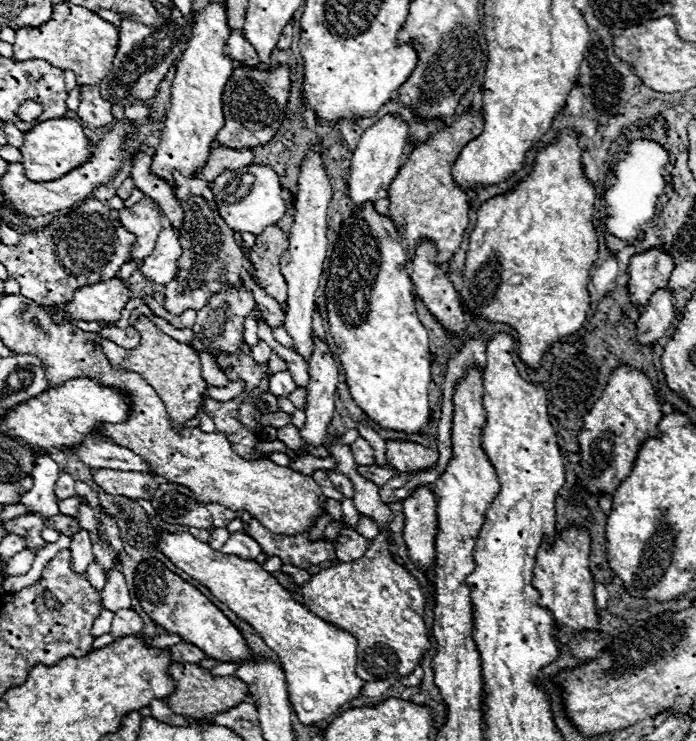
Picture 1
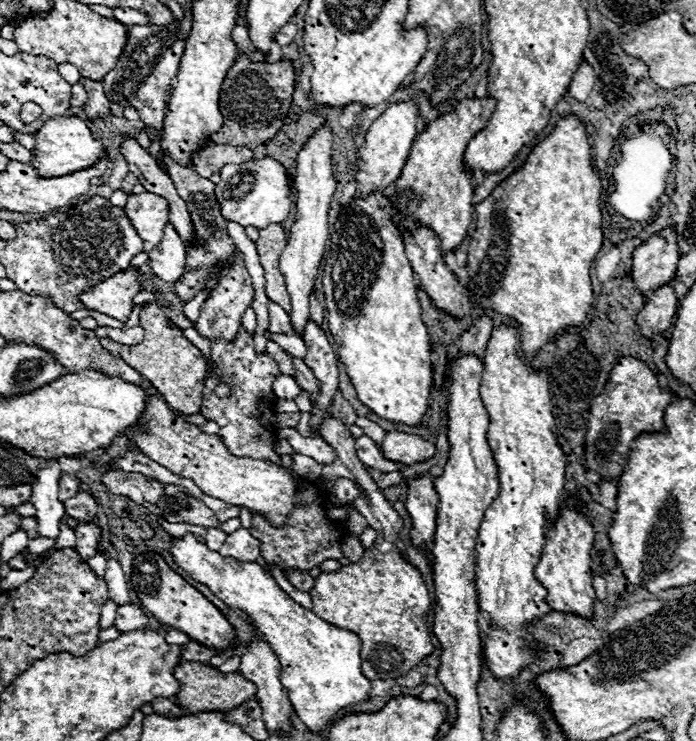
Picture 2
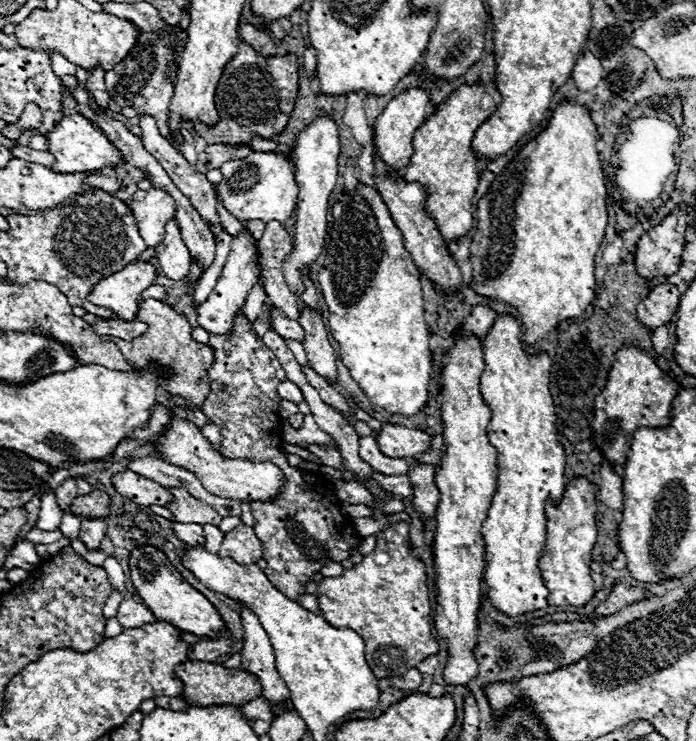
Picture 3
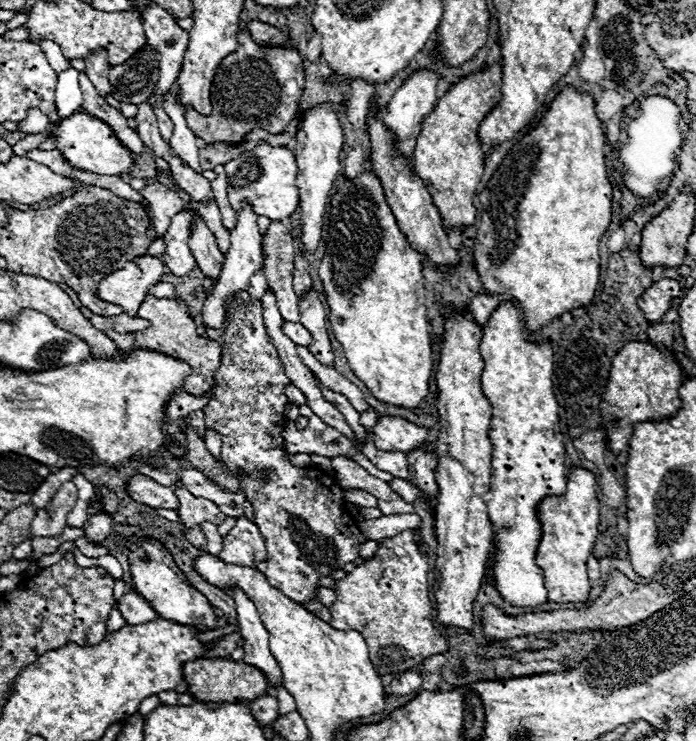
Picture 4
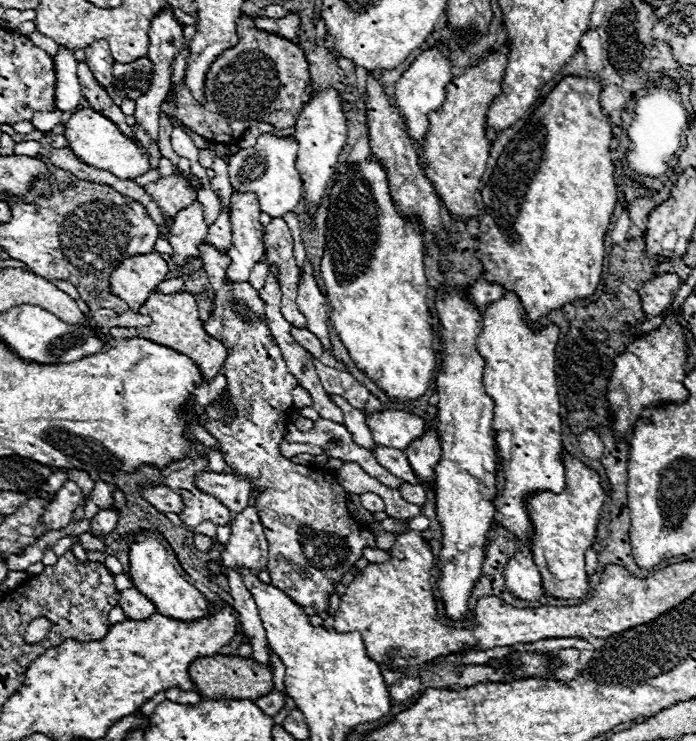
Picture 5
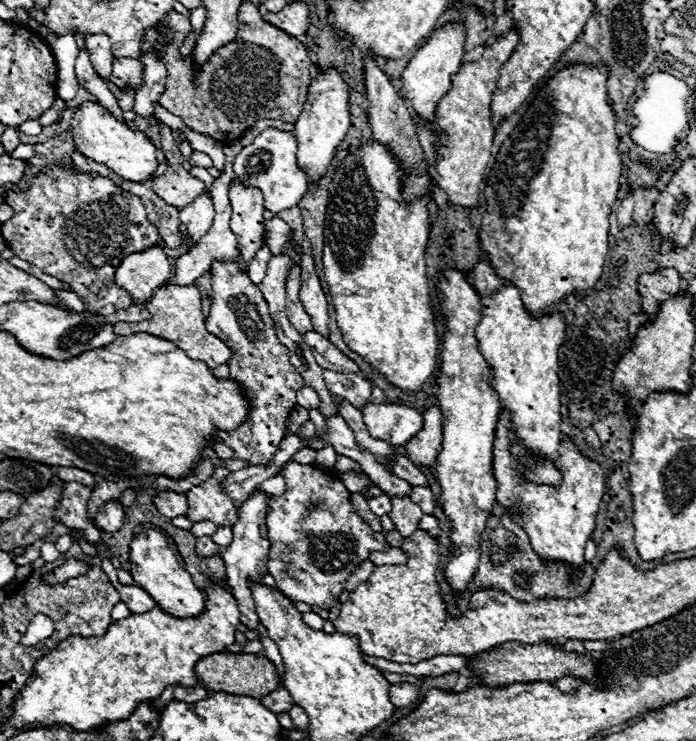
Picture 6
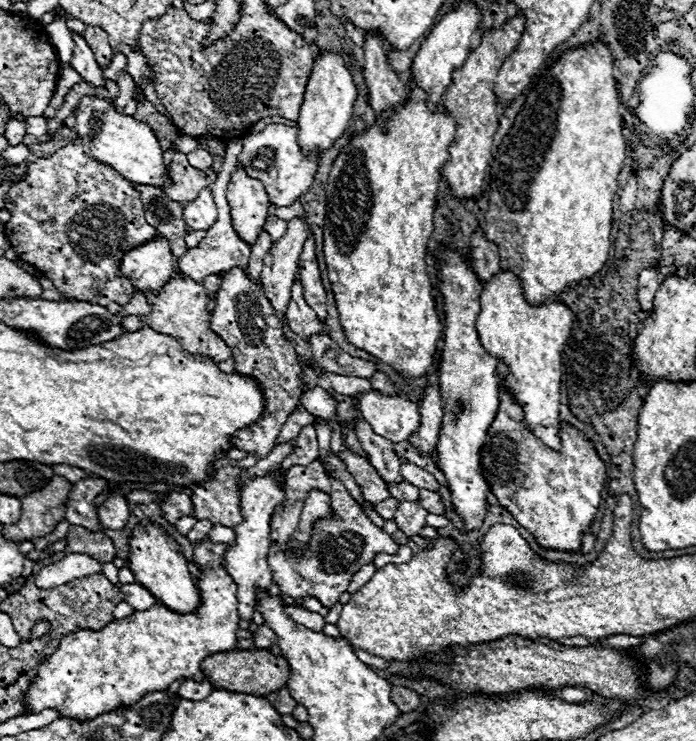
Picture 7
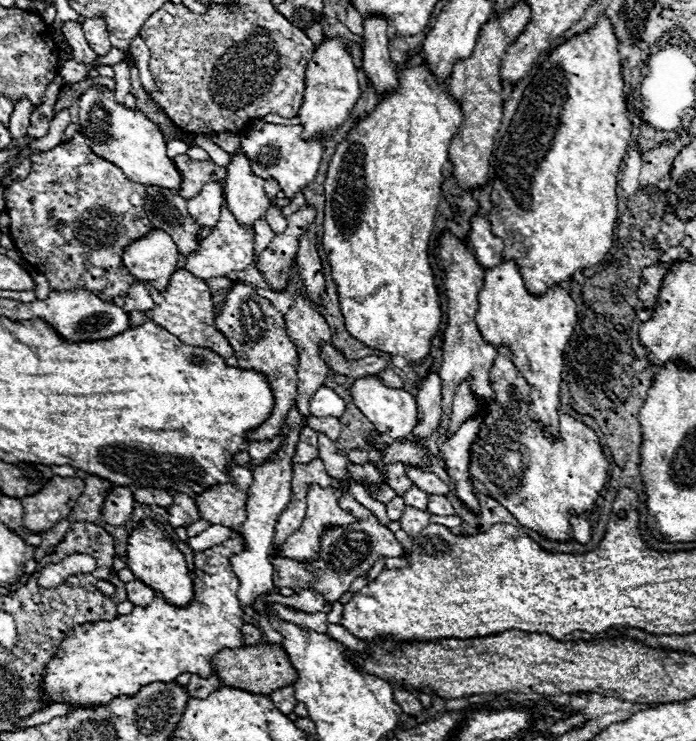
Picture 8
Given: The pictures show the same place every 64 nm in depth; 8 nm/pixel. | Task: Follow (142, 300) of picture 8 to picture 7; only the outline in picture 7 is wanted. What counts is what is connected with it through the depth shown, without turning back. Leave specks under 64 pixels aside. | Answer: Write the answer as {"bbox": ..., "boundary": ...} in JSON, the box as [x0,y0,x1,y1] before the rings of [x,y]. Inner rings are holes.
{"bbox":[108,292,152,318],"boundary":[[[134,292],[132,300],[126,306],[110,304],[108,310],[112,314],[120,314],[120,318],[124,318],[124,316],[140,316],[142,318],[142,316],[148,316],[152,308],[150,308],[150,304],[148,304],[148,300],[146,300],[146,296],[142,292]]]}

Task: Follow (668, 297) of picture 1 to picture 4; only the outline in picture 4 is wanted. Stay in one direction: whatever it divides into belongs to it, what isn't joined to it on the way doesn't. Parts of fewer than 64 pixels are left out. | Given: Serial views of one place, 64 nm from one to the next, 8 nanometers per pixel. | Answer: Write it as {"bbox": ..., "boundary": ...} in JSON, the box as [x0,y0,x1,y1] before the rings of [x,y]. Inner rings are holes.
{"bbox":[638,278,680,324],"boundary":[[[670,278],[658,280],[640,296],[638,308],[644,312],[644,318],[650,324],[654,324],[672,308],[672,302],[678,294],[680,294],[680,284],[676,280]]]}

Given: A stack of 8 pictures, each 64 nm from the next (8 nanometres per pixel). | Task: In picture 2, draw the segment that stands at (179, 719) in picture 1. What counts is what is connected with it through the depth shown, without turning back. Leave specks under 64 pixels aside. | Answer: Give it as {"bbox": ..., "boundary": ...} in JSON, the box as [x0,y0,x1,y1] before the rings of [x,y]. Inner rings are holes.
{"bbox":[150,698,186,717],"boundary":[[[154,698],[150,704],[152,704],[154,712],[162,714],[162,716],[180,717],[186,713],[178,704],[174,704],[174,700],[170,700],[170,698]]]}

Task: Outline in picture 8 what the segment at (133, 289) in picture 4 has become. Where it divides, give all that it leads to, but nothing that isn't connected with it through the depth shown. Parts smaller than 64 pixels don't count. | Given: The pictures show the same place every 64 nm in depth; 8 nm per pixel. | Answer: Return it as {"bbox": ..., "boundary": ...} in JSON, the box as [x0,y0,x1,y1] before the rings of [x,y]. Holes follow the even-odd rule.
{"bbox":[122,230,180,292],"boundary":[[[152,230],[146,238],[132,242],[122,256],[124,266],[138,282],[152,282],[154,288],[162,292],[176,272],[180,254],[166,232]]]}

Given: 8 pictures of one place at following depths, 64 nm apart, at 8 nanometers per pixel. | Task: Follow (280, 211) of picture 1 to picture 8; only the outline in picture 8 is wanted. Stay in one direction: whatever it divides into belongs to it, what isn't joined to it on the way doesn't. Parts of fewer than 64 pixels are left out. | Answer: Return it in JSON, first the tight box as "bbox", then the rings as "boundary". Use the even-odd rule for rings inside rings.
{"bbox":[240,124,322,198],"boundary":[[[266,124],[262,130],[244,132],[240,138],[240,150],[250,160],[252,172],[264,180],[276,180],[284,198],[294,198],[296,192],[304,190],[320,168],[322,160],[322,140],[302,140],[302,126],[282,126],[282,124]]]}

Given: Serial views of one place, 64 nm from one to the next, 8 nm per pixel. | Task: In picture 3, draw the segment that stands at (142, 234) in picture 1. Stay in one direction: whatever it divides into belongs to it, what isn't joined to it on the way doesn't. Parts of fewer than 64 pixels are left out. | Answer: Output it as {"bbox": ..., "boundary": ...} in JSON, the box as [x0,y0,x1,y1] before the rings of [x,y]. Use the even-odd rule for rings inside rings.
{"bbox":[128,188,176,248],"boundary":[[[150,188],[138,190],[128,206],[132,206],[132,214],[136,214],[136,224],[140,226],[140,234],[144,234],[148,248],[158,246],[166,234],[166,222],[172,220],[176,212],[174,200],[166,192]]]}

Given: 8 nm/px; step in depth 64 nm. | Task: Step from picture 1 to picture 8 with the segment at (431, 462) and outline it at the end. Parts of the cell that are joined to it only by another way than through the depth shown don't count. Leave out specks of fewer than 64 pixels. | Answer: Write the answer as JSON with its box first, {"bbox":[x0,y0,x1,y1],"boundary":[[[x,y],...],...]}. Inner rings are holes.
{"bbox":[350,376,418,440],"boundary":[[[366,376],[366,378],[354,380],[350,392],[352,392],[354,404],[360,408],[360,412],[374,424],[374,428],[380,434],[390,436],[392,440],[406,438],[414,430],[414,426],[418,424],[416,398],[412,394],[408,394],[406,390],[390,390],[390,388],[386,388],[378,380],[378,376]]]}

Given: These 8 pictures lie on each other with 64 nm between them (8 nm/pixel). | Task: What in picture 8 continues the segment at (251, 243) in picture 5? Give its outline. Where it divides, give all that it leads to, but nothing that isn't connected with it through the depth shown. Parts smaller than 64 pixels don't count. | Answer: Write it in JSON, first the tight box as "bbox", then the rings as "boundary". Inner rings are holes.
{"bbox":[224,152,270,228],"boundary":[[[242,152],[228,164],[224,194],[228,208],[234,218],[240,220],[240,226],[252,228],[254,222],[268,212],[270,200],[264,192],[264,180],[252,174],[250,162]]]}

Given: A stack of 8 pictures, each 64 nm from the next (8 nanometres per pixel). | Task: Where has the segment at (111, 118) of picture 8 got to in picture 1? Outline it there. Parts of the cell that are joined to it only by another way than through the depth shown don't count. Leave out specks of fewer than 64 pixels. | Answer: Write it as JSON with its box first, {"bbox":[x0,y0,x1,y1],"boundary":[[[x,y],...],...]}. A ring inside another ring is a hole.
{"bbox":[18,118,90,182],"boundary":[[[56,118],[56,120],[46,120],[42,124],[36,124],[34,130],[24,132],[24,144],[18,150],[22,152],[26,178],[30,178],[32,182],[50,182],[68,174],[72,168],[88,160],[90,140],[84,136],[84,128],[78,120]]]}

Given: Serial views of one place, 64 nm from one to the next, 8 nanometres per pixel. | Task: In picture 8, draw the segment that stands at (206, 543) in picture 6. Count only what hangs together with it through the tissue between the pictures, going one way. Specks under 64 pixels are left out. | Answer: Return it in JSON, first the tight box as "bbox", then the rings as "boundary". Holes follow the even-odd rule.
{"bbox":[42,530,244,708],"boundary":[[[232,530],[232,538],[212,546],[208,550],[196,552],[194,556],[194,600],[192,606],[178,608],[168,604],[162,596],[156,596],[148,606],[134,606],[134,610],[128,616],[118,616],[112,622],[96,622],[96,624],[82,624],[68,632],[68,636],[62,640],[60,648],[44,668],[42,678],[42,690],[44,696],[52,704],[68,704],[74,708],[96,708],[102,704],[112,702],[118,696],[136,696],[142,686],[148,686],[152,682],[174,682],[182,672],[198,674],[200,678],[212,676],[210,658],[218,654],[224,648],[240,648],[242,646],[242,634],[240,628],[244,626],[242,616],[244,610],[240,608],[240,600],[236,596],[238,592],[238,578],[234,576],[230,568],[230,556],[242,550],[242,536]]]}

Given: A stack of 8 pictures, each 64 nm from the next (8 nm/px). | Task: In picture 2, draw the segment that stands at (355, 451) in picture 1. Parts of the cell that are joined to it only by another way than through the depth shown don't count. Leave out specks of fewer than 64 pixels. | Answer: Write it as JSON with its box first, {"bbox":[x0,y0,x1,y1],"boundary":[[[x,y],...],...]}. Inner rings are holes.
{"bbox":[356,436,404,472],"boundary":[[[360,436],[356,440],[356,456],[360,462],[364,462],[366,466],[374,468],[374,470],[382,470],[382,472],[392,472],[392,470],[404,470],[400,464],[396,462],[388,462],[380,450],[374,446],[374,442],[368,436]]]}

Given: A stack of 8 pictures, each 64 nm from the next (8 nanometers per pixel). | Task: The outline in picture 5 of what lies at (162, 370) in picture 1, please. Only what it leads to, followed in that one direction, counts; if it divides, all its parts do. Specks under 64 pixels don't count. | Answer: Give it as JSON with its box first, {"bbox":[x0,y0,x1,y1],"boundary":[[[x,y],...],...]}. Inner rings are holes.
{"bbox":[108,292,226,382],"boundary":[[[152,292],[148,302],[144,302],[144,306],[140,306],[140,314],[148,314],[152,318],[150,326],[144,328],[110,328],[108,334],[114,340],[122,340],[122,338],[148,338],[150,342],[160,342],[162,346],[168,346],[184,356],[188,356],[192,362],[196,362],[196,366],[202,372],[202,380],[210,382],[222,368],[224,358],[226,358],[226,348],[222,342],[214,340],[212,336],[208,336],[204,332],[202,322],[198,320],[198,308],[196,308],[196,300],[192,298],[192,294],[188,292],[176,292],[176,294],[156,294]]]}

